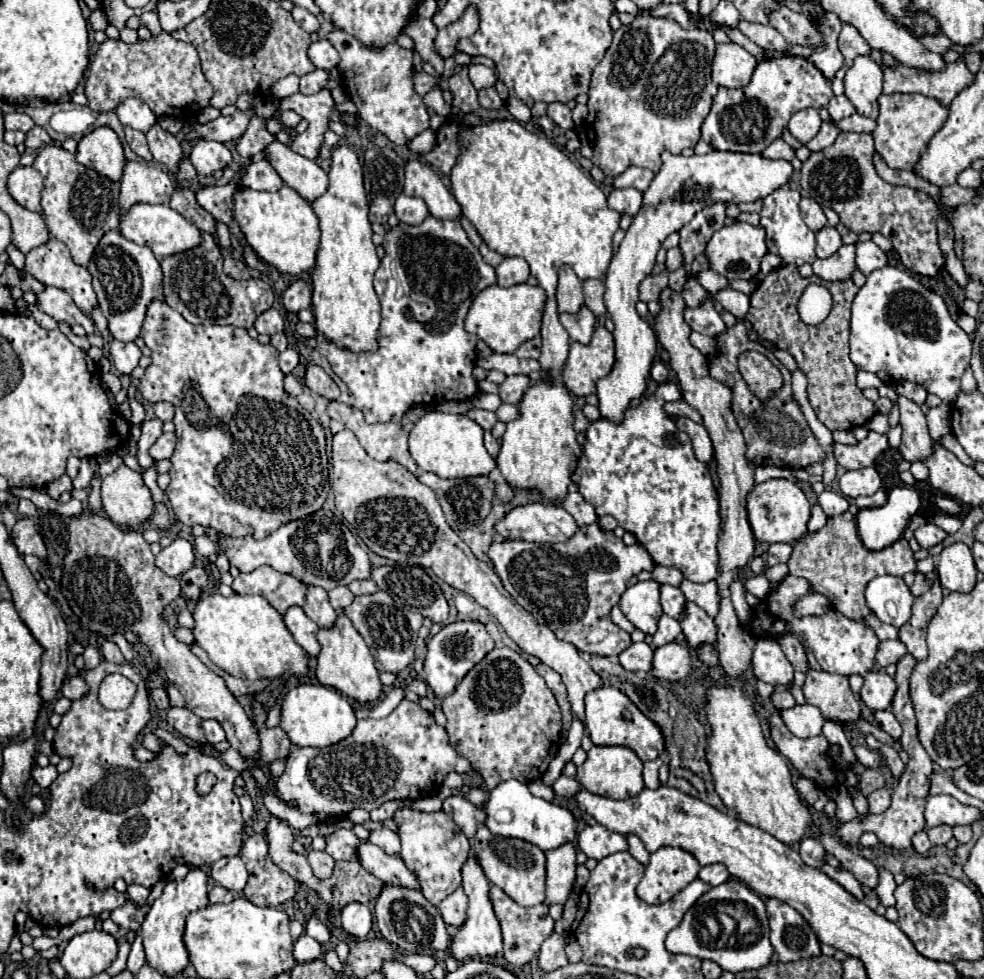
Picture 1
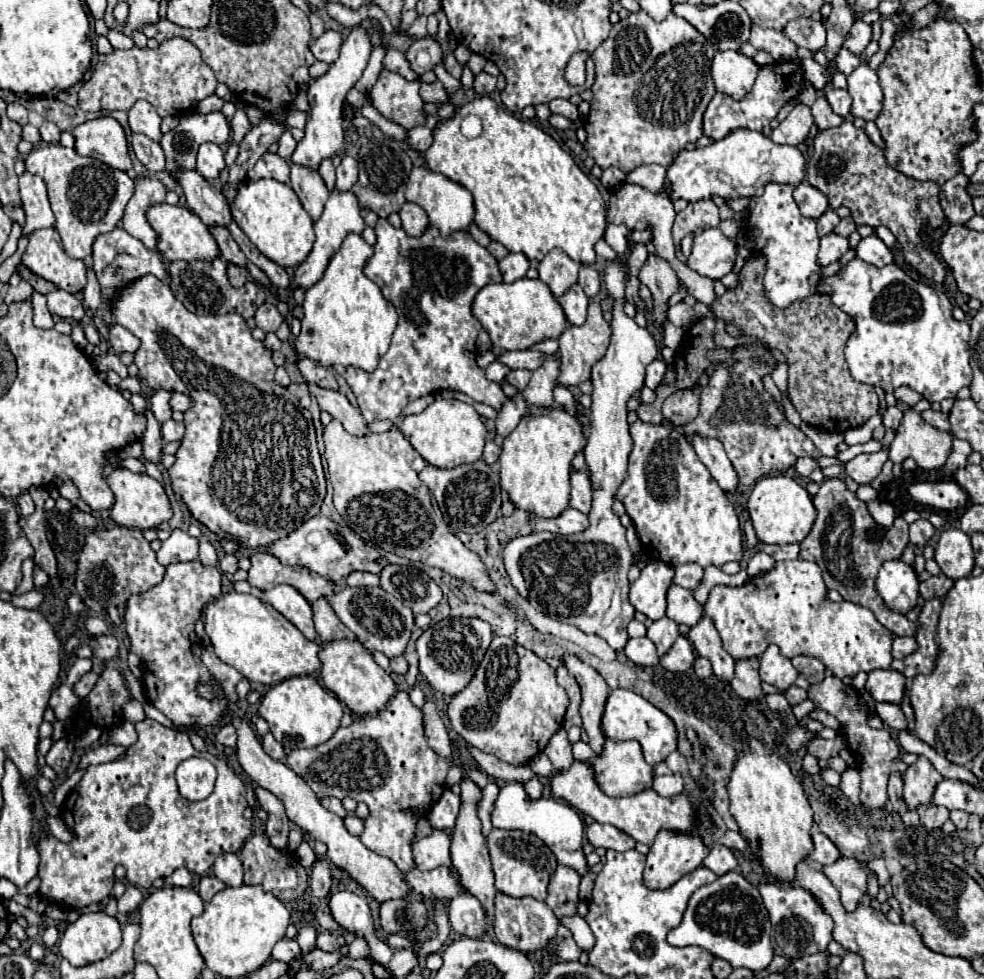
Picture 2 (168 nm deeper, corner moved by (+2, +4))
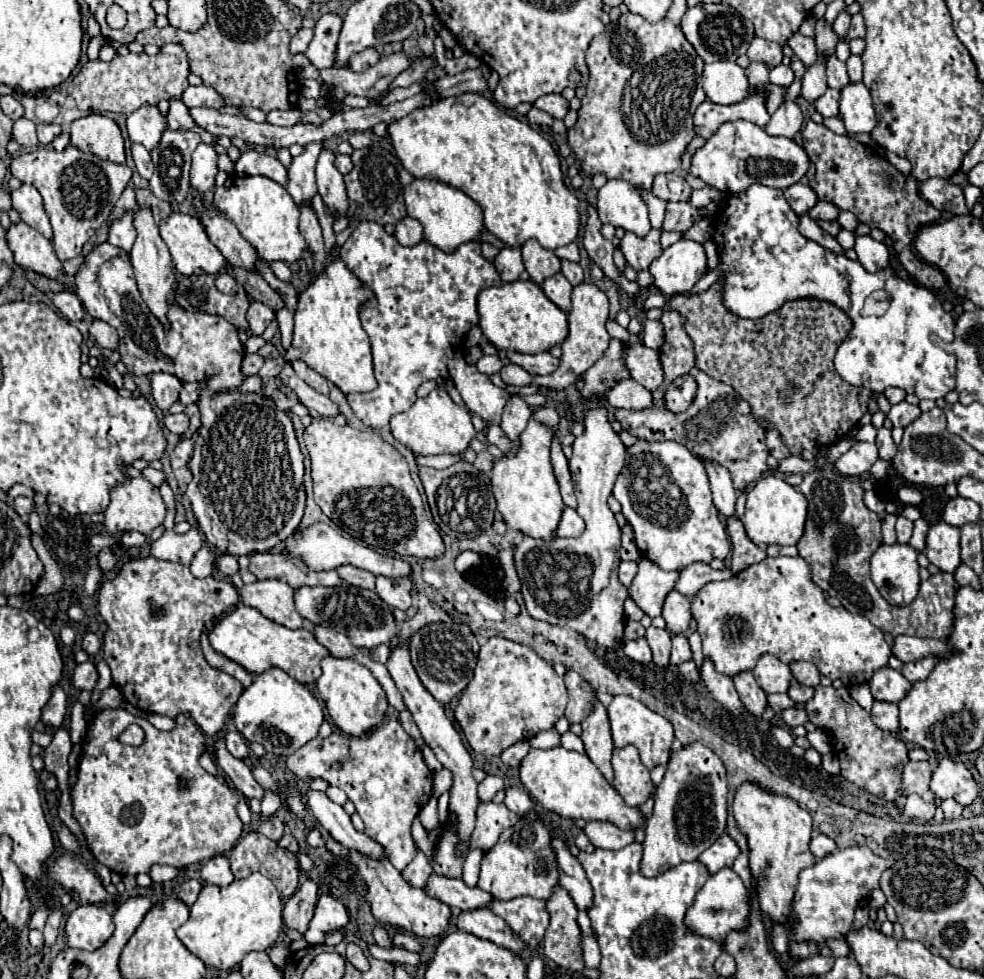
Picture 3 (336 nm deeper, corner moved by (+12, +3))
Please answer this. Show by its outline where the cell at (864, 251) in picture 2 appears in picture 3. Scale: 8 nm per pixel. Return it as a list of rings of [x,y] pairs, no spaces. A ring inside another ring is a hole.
[[[870,235],[866,237],[856,237],[856,245],[854,245],[854,251],[858,255],[858,261],[862,263],[862,267],[870,273],[878,271],[878,269],[884,269],[888,265],[888,249],[884,243],[880,241],[874,241]]]

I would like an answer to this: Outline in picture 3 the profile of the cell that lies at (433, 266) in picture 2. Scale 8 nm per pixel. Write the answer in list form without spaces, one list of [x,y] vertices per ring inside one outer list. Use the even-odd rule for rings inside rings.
[[[362,221],[340,247],[348,269],[376,295],[362,311],[362,327],[370,337],[374,375],[378,387],[370,393],[346,395],[354,415],[372,429],[388,425],[390,417],[408,411],[416,401],[416,389],[430,379],[450,379],[468,409],[486,423],[500,423],[502,409],[510,395],[496,387],[488,375],[464,361],[464,335],[478,323],[476,295],[484,287],[500,285],[494,265],[480,253],[478,241],[462,243],[452,253],[422,239],[414,247],[400,245],[382,225]]]

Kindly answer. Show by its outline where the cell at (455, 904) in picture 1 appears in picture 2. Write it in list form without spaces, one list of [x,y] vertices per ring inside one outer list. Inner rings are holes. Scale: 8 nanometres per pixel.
[[[470,894],[456,896],[448,906],[452,928],[468,938],[482,938],[488,934],[488,916],[484,906]]]

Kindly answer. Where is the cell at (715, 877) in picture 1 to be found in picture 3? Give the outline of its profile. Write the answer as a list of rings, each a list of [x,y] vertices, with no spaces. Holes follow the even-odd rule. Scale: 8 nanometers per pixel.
[[[722,835],[720,839],[716,839],[700,857],[698,861],[702,865],[706,865],[706,869],[710,873],[716,873],[724,867],[732,867],[734,859],[740,855],[740,849],[738,845],[728,837],[728,835]]]

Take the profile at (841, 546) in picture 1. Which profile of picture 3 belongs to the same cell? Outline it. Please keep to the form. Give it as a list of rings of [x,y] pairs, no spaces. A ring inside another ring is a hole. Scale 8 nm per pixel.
[[[818,467],[814,471],[810,471],[808,475],[804,475],[804,481],[800,485],[800,493],[804,493],[804,497],[808,499],[808,519],[806,519],[806,529],[804,535],[798,541],[798,553],[800,557],[812,567],[812,579],[814,583],[828,595],[838,597],[840,603],[852,611],[852,613],[860,613],[864,615],[872,625],[876,625],[880,631],[888,631],[892,635],[914,635],[914,637],[936,637],[936,639],[944,639],[948,637],[950,629],[952,629],[952,603],[954,603],[954,577],[950,573],[936,573],[932,575],[932,591],[920,591],[920,595],[916,597],[916,601],[912,601],[912,605],[908,607],[892,606],[884,597],[878,593],[876,585],[870,579],[870,557],[872,553],[882,545],[882,533],[880,533],[880,519],[876,513],[872,513],[864,501],[862,495],[864,489],[860,487],[860,481],[850,483],[844,477],[836,475],[832,467]]]

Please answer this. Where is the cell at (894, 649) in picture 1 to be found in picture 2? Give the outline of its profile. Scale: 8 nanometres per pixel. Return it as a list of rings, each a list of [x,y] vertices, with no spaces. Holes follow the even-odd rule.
[[[900,636],[894,638],[894,646],[892,646],[892,656],[894,658],[906,658],[914,650],[918,650],[916,638],[900,638]]]

